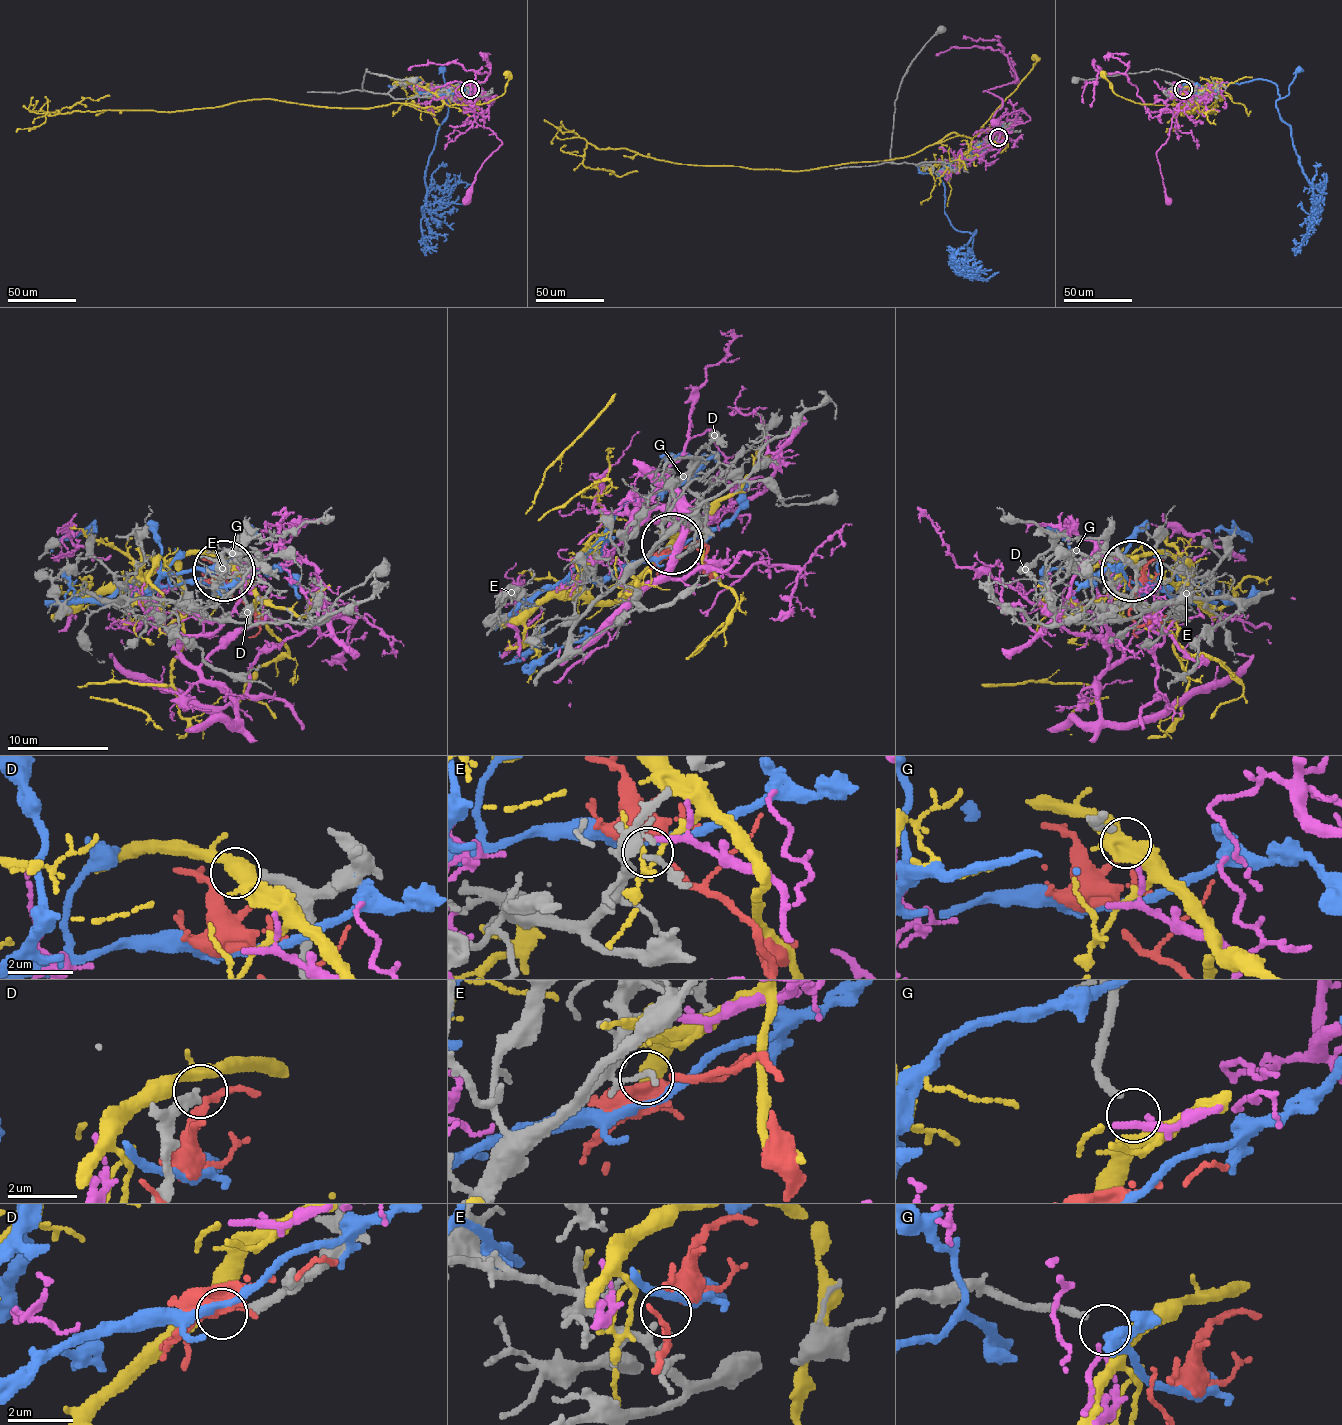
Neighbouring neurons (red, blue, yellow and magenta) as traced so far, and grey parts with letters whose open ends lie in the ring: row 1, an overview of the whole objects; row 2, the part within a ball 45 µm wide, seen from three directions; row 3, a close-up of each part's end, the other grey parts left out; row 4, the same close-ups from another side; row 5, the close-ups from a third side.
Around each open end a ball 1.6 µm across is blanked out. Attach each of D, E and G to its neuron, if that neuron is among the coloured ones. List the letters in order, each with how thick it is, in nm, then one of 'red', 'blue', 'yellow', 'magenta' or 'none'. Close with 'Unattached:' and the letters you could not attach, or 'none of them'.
D: 300 nm thick; none
E: 190 nm thick; red
G: 240 nm thick; yellow
Unattached: D

